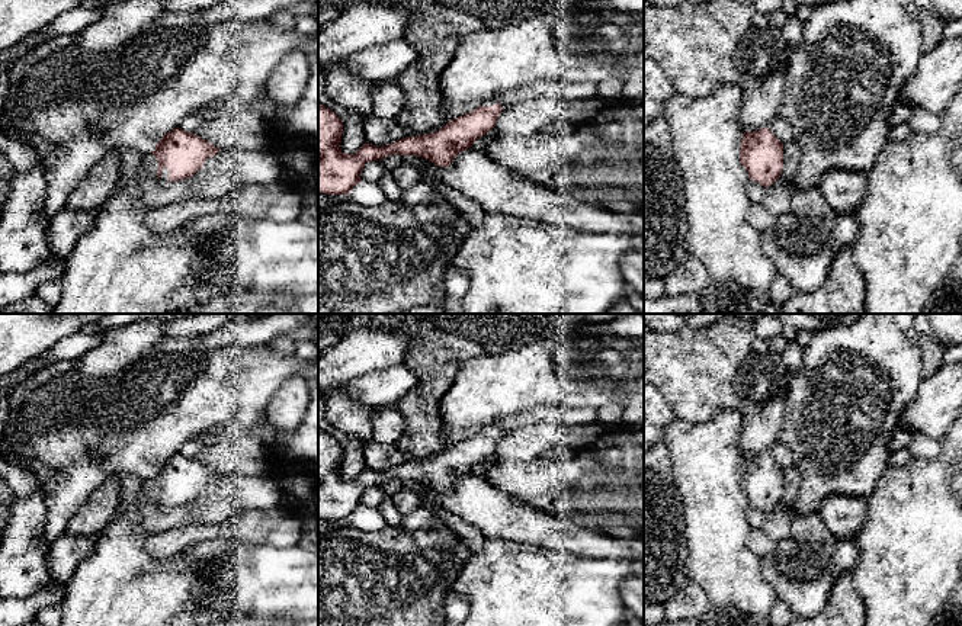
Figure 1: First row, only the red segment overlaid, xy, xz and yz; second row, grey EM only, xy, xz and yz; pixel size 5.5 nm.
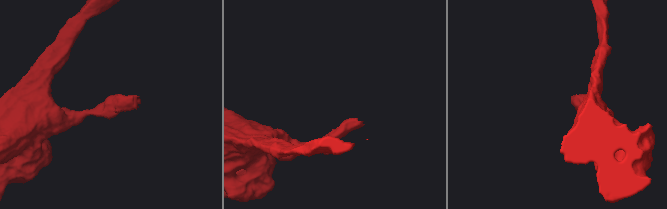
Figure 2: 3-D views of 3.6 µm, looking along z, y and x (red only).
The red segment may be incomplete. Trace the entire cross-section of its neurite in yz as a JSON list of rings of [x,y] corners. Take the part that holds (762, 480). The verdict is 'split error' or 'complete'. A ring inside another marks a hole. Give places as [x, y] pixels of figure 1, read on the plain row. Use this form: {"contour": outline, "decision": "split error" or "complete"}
{"contour": [[[769,453],[745,456],[741,465],[740,488],[745,492],[750,505],[769,513],[782,500],[783,468]]], "decision": "complete"}

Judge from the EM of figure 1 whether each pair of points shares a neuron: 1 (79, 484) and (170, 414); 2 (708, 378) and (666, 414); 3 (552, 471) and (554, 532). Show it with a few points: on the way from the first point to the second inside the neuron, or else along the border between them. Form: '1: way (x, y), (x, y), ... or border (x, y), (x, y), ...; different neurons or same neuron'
1: way (102, 465), (147, 420); same neuron
2: border (659, 389), (676, 416); different neurons
3: border (522, 503), (570, 519), (586, 529); different neurons

